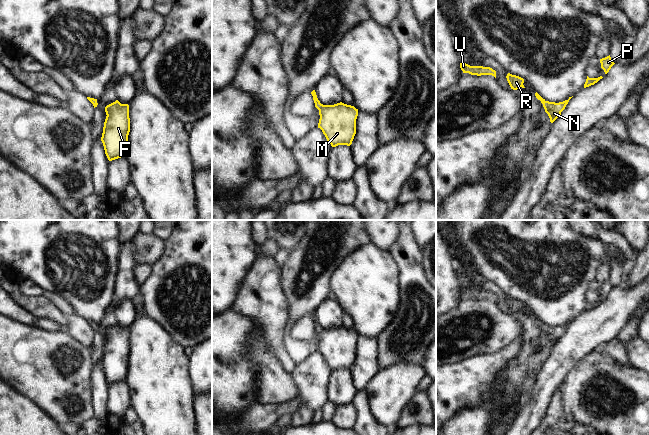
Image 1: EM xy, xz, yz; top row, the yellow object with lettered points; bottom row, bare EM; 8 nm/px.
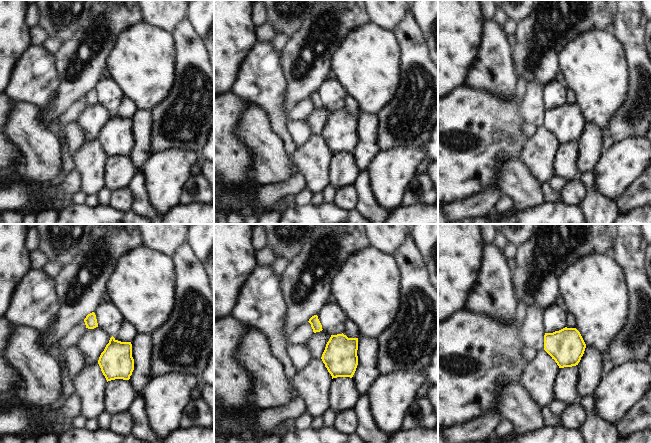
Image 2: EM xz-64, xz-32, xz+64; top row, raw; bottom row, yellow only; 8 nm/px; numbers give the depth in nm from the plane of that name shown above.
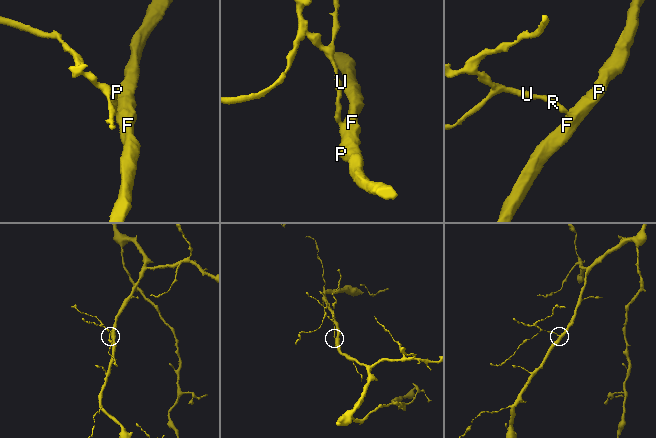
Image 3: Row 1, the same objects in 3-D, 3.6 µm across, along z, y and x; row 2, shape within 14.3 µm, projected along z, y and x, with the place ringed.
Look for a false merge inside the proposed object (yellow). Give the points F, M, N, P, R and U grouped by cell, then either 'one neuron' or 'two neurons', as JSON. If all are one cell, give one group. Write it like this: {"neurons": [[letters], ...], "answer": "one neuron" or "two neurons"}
{"neurons": [["F", "M", "N", "P", "R", "U"]], "answer": "one neuron"}

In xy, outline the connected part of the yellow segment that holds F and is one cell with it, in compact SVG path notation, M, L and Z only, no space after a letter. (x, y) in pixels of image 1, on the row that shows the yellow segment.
M118 100L105 107L106 119L104 122L101 141L109 161L125 157L128 148L128 135L130 132L129 105L121 104Z

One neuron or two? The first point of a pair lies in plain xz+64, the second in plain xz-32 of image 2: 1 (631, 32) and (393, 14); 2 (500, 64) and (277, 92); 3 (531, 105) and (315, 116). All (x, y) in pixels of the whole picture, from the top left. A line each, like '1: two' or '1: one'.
1: two
2: one
3: two

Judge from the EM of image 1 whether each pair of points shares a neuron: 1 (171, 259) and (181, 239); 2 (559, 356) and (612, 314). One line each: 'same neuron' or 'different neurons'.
1: same neuron
2: same neuron

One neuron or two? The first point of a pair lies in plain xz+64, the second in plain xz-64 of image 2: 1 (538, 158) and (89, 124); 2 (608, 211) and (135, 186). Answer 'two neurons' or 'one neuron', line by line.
1: two neurons
2: one neuron

